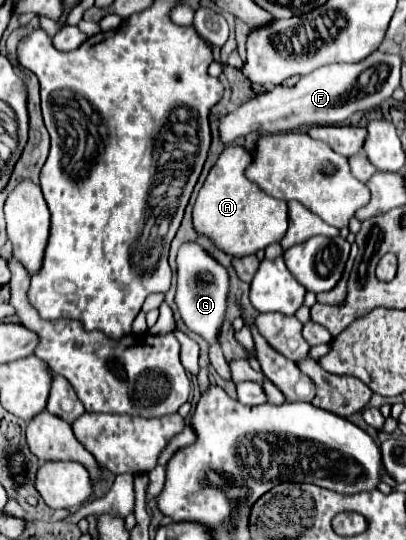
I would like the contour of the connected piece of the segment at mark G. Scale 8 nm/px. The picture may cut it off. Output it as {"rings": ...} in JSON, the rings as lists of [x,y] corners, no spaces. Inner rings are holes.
{"rings":[[[185,242],[177,252],[175,304],[179,308],[179,314],[185,322],[185,326],[209,342],[209,360],[211,360],[213,368],[219,372],[219,376],[223,376],[225,380],[229,380],[231,376],[229,376],[227,360],[225,360],[223,350],[221,350],[219,334],[221,334],[221,326],[223,326],[225,316],[227,316],[227,296],[229,296],[229,272],[227,272],[227,268],[221,262],[217,262],[197,242]],[[199,280],[201,280],[201,284],[197,284]]]}

